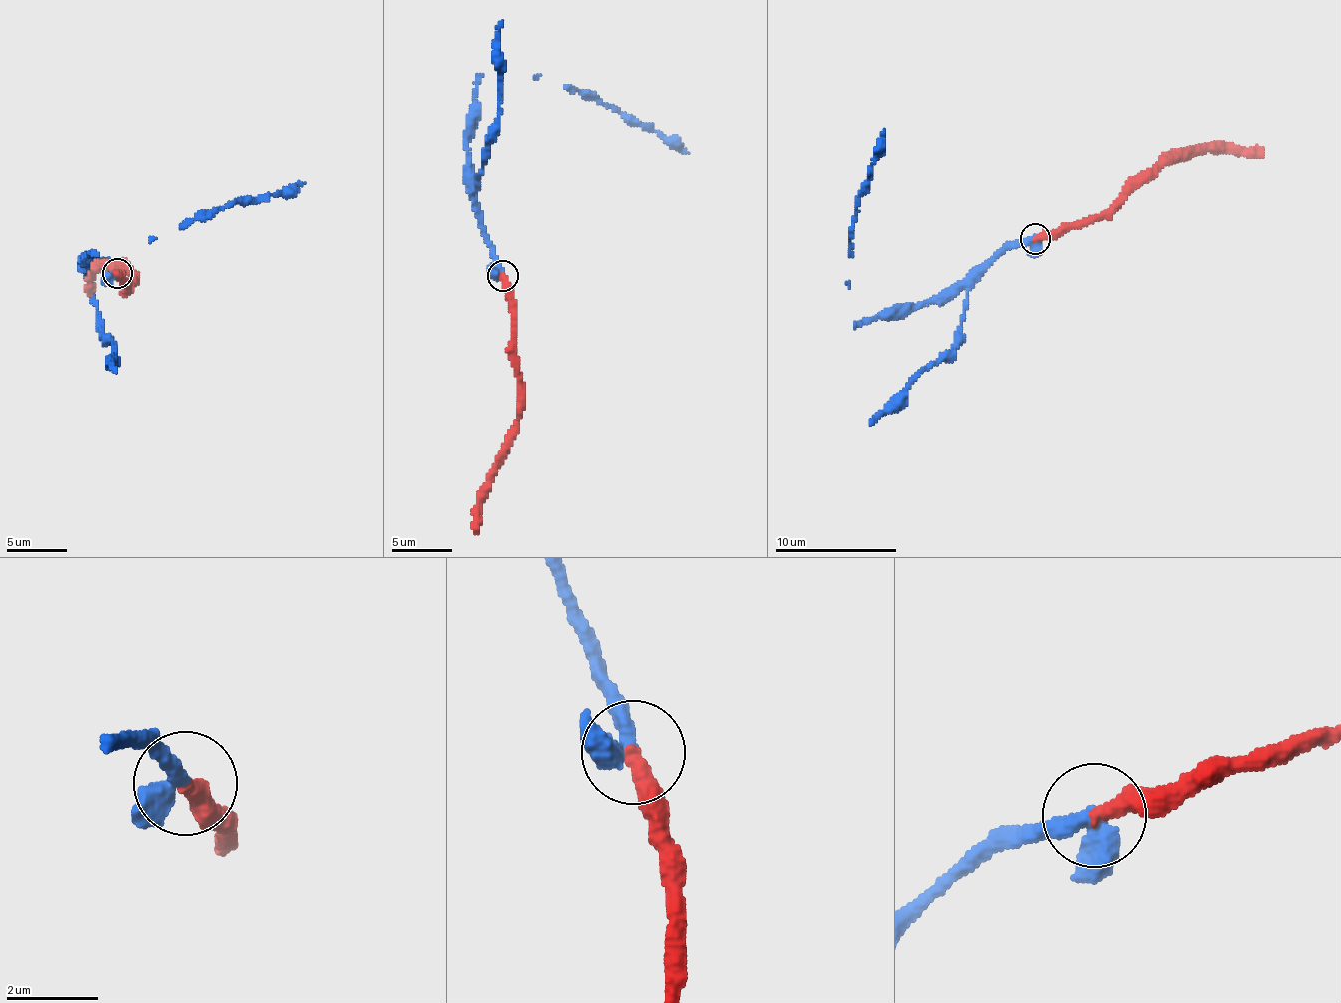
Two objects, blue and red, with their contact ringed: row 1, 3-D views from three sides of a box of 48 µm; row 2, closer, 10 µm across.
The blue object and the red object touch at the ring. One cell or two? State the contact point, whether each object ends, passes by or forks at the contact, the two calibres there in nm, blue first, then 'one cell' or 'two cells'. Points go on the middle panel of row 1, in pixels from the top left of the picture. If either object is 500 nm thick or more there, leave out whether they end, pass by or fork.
place (502, 275); blue passes by; red ends; calibres 360 and 380 nm; one cell

